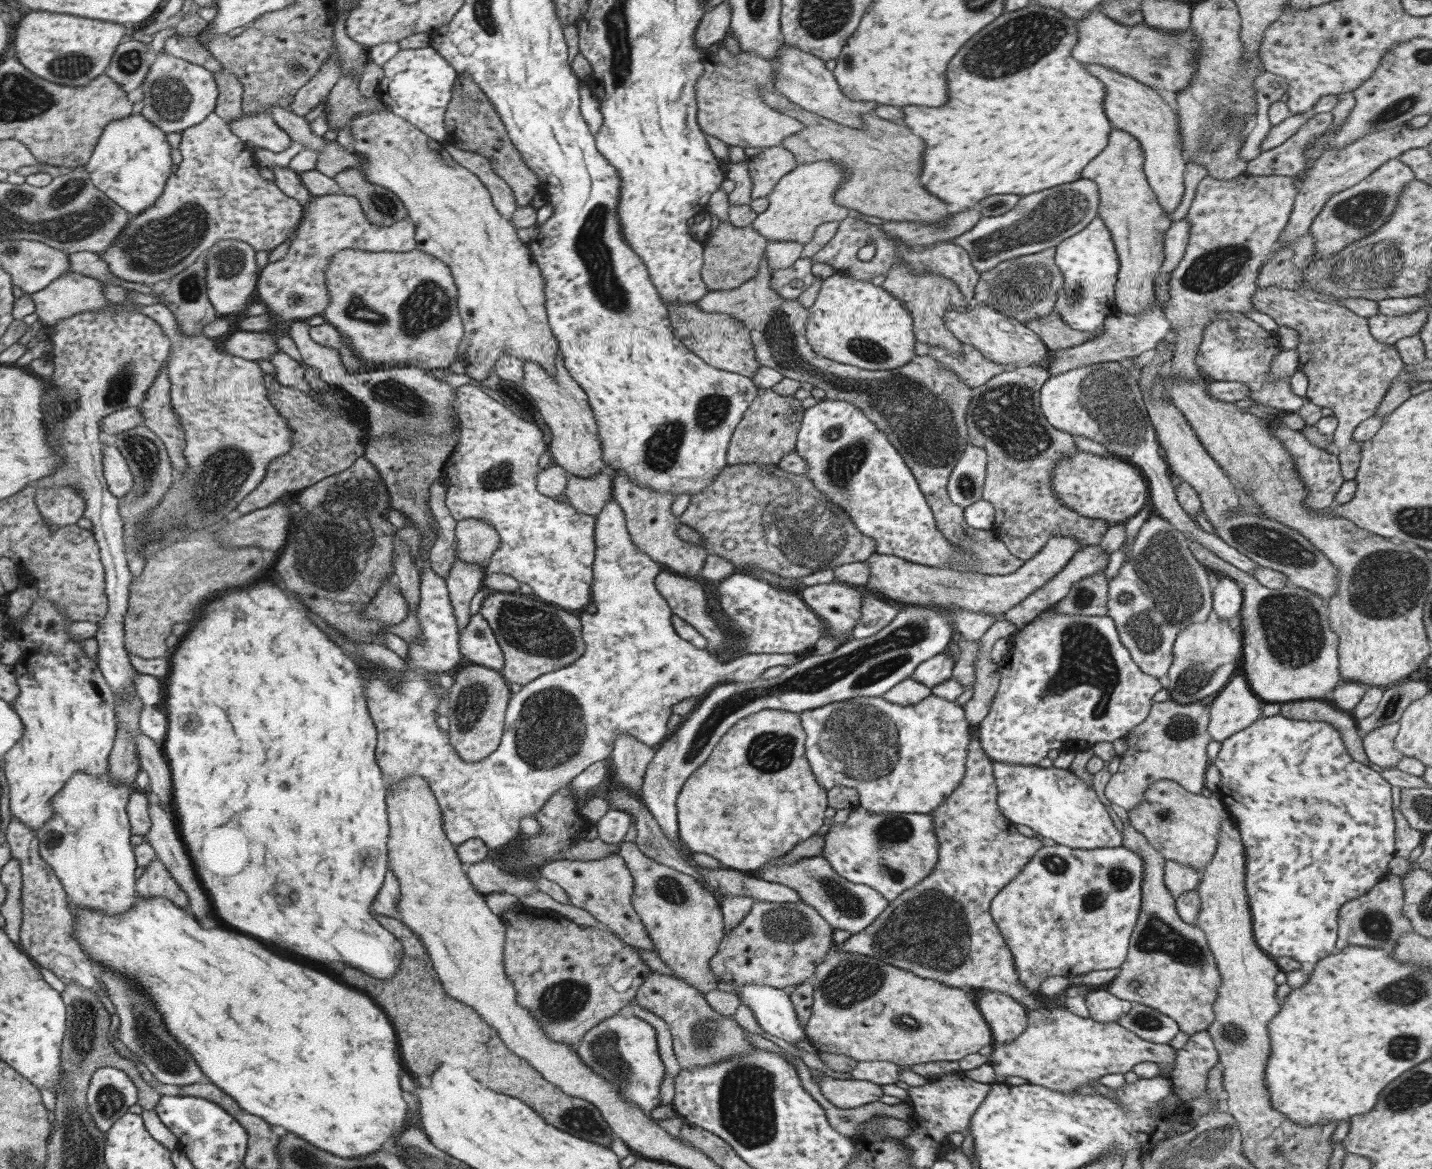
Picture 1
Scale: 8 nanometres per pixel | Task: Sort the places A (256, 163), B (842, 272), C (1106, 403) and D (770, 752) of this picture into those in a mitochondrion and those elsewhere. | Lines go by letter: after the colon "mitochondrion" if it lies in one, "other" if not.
A: other
B: other
C: mitochondrion
D: mitochondrion

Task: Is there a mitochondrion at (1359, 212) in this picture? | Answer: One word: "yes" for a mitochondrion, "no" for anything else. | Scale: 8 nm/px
yes

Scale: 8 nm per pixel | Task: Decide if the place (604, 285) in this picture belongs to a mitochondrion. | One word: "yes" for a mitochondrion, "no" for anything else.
yes

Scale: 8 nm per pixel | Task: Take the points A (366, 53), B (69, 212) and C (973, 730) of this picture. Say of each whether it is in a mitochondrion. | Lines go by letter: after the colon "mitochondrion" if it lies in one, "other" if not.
A: other
B: mitochondrion
C: other

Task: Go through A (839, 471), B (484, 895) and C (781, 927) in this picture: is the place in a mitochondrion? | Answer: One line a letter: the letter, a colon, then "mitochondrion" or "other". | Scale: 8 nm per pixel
A: mitochondrion
B: other
C: mitochondrion

